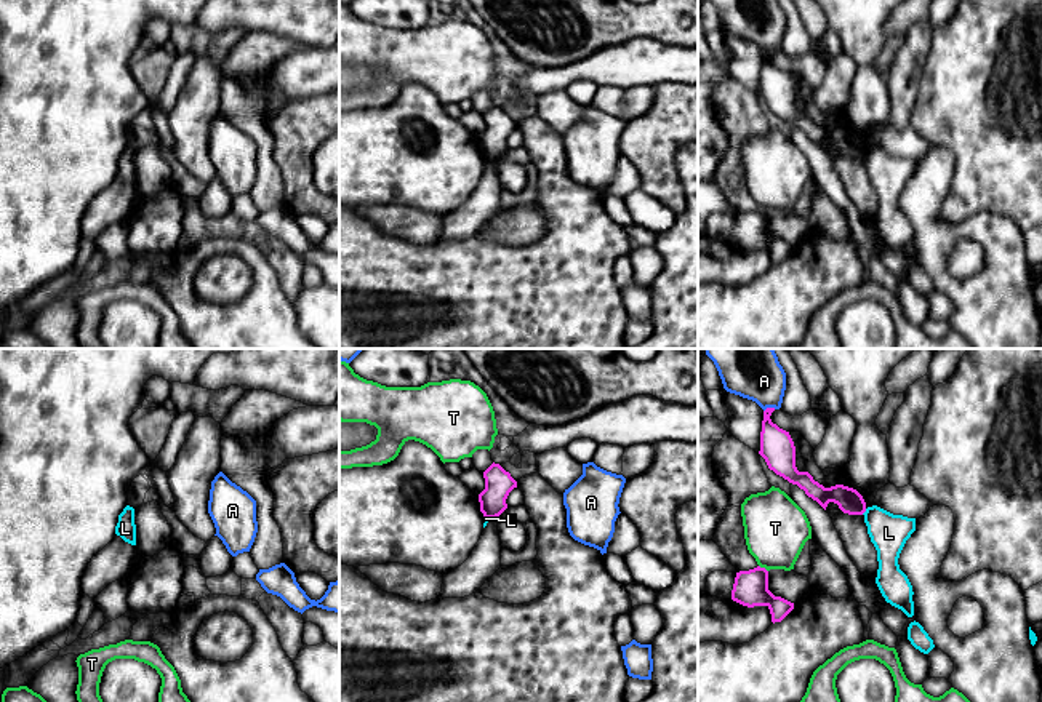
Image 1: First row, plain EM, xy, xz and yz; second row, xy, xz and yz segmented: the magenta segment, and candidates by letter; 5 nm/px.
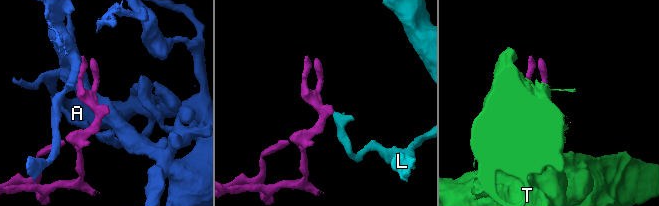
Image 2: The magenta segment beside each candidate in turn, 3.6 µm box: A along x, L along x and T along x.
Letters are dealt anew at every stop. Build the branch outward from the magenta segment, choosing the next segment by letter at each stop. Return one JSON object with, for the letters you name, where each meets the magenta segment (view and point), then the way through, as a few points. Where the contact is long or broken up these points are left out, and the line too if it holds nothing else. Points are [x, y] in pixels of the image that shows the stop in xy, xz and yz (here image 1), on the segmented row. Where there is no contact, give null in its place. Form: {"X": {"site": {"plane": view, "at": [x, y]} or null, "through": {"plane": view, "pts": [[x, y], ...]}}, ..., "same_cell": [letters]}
{"same_cell": []}

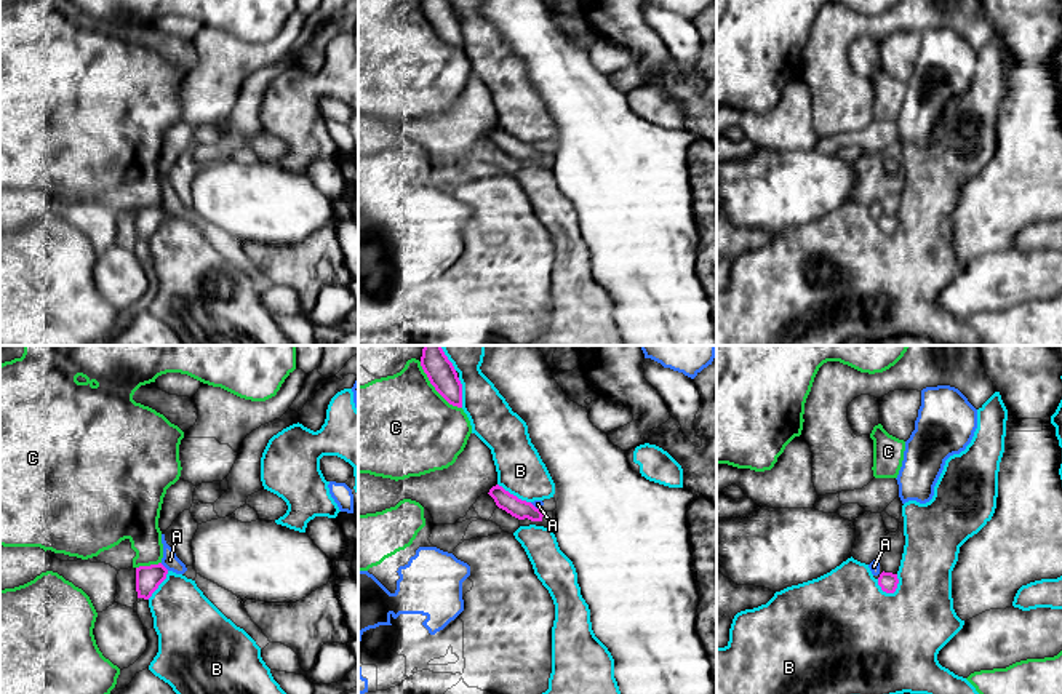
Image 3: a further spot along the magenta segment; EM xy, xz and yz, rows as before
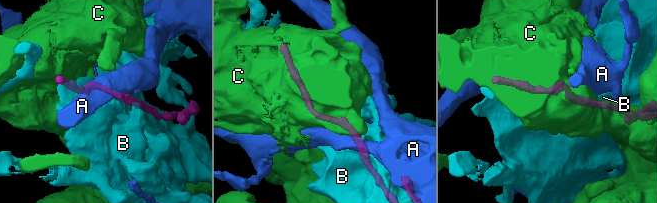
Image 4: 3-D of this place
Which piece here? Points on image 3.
{"same_cell": []}

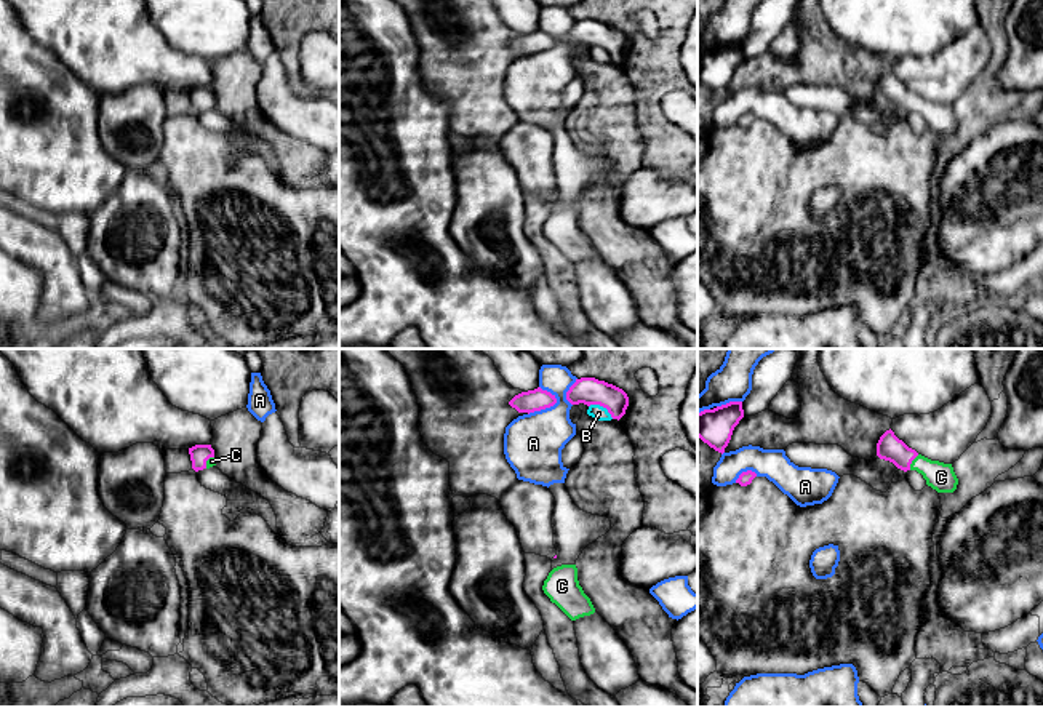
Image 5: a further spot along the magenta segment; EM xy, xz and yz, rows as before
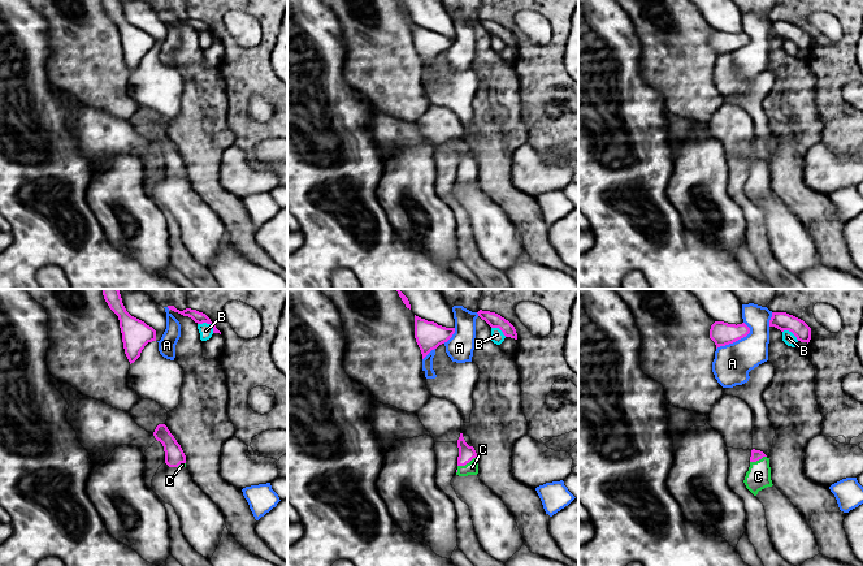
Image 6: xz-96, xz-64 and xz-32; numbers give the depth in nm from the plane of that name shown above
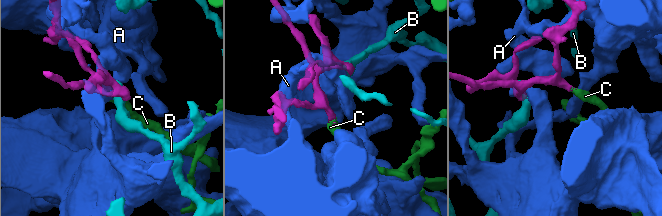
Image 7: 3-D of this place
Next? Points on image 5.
{"C": {"site": {"plane": "yz", "at": [911, 463]}, "through": {"plane": "yz", "pts": [[890, 448], [911, 463], [920, 463], [941, 477]]}}, "same_cell": ["C"]}

